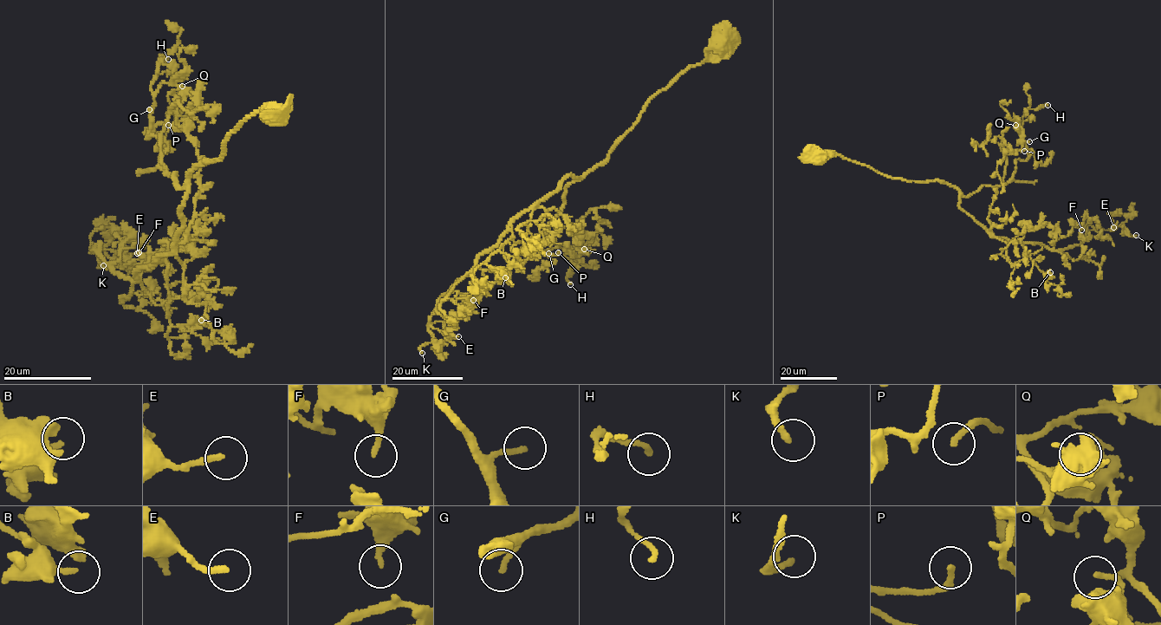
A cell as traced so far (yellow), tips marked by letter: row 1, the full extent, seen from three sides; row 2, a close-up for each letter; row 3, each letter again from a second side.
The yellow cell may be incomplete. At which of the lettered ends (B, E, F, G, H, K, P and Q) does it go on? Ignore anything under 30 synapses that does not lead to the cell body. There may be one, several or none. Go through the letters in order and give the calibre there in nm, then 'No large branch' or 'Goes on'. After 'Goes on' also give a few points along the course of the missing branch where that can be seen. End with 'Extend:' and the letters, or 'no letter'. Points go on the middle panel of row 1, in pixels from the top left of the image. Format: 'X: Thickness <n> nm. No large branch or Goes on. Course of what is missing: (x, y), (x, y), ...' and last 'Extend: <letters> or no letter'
B: Thickness 240 nm. No large branch
E: Thickness 200 nm. No large branch
F: Thickness 170 nm. No large branch
G: Thickness 180 nm. Goes on. Course of what is missing: (548, 253), (542, 269), (549, 280), (543, 284)
H: Thickness 180 nm. No large branch
K: Thickness 190 nm. Goes on
P: Thickness 200 nm. Goes on. Course of what is missing: (558, 252), (557, 240), (565, 238), (567, 242), (562, 243), (565, 241)
Q: Thickness 190 nm. No large branch
Extend: G, K, P

